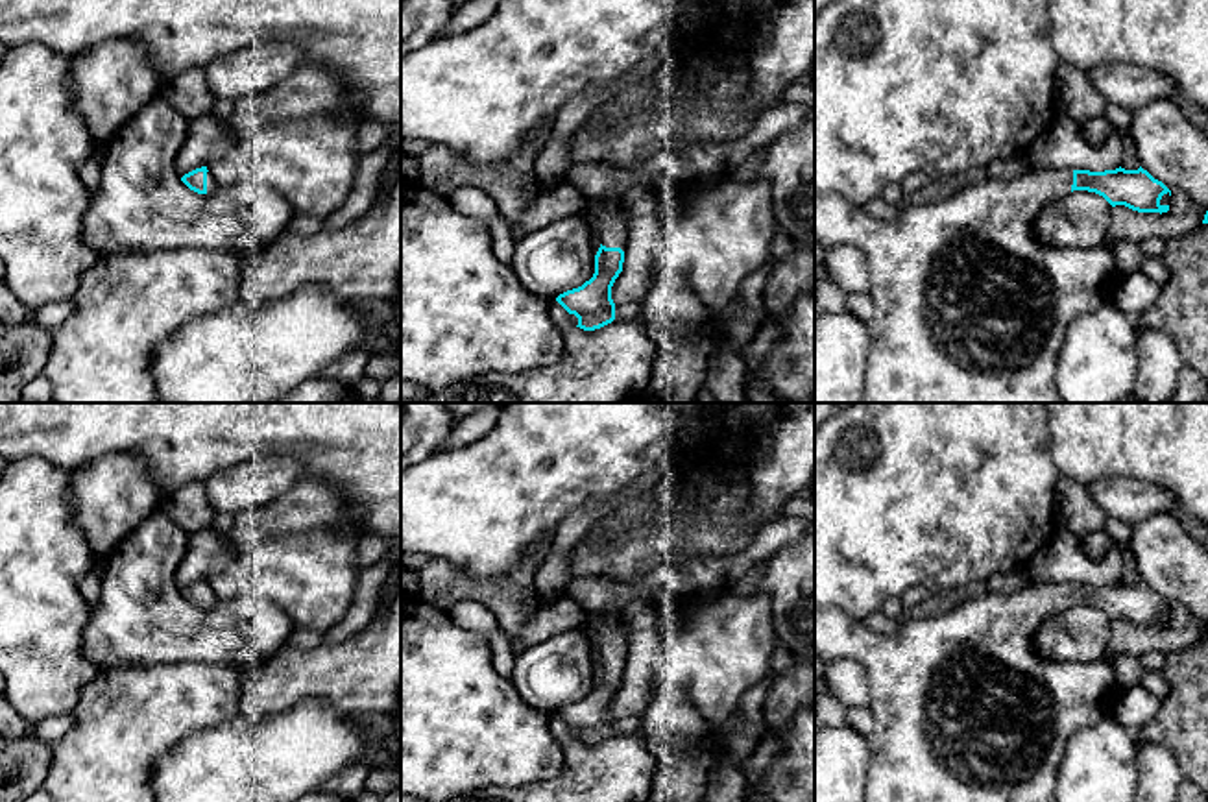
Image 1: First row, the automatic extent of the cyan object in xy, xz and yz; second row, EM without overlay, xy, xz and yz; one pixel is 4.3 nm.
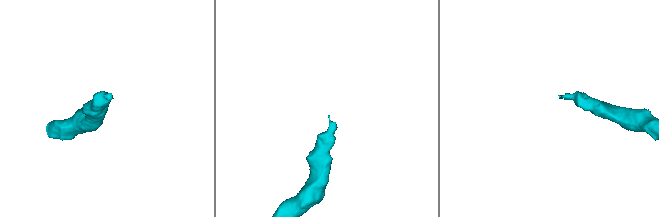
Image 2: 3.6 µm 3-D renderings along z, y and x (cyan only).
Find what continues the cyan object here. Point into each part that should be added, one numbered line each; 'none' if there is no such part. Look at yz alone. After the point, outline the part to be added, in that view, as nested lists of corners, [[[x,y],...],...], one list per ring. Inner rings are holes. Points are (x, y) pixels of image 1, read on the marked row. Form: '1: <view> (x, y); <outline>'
1: yz (968, 305); [[[1029,170],[1009,181],[986,177],[936,203],[901,205],[894,220],[879,220],[868,214],[864,207],[852,205],[837,192],[815,192],[815,240],[822,248],[855,246],[868,261],[868,292],[874,301],[874,316],[866,323],[870,351],[861,403],[1064,403],[1055,386],[1057,353],[1062,347],[1064,333],[1075,318],[1095,310],[1110,299],[1112,281],[1117,275],[1114,249],[1105,246],[1092,249],[1049,248],[1034,237],[1034,218],[1051,200],[1069,194],[1071,185],[1073,170]]]

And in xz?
1: xz (614, 218); [[[624,196],[586,198],[582,216],[598,222],[602,246],[626,251],[632,216]]]

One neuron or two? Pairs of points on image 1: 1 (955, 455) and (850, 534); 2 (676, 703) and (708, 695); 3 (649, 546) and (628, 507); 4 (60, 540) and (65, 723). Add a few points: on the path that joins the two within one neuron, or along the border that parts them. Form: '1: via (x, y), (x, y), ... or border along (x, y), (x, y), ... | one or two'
1: via (930, 470), (917, 483), (894, 490), (876, 509) | one
2: border along (656, 671), (675, 680), (713, 725) | two
3: border along (664, 510), (658, 520), (597, 542) | two
4: border along (71, 710), (32, 725) | two

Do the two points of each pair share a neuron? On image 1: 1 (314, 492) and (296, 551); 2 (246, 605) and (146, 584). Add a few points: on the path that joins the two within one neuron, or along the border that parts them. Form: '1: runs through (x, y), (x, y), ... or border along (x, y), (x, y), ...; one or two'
1: border along (337, 523), (276, 534), (259, 544); two
2: runs through (222, 618), (183, 618), (170, 605); one

